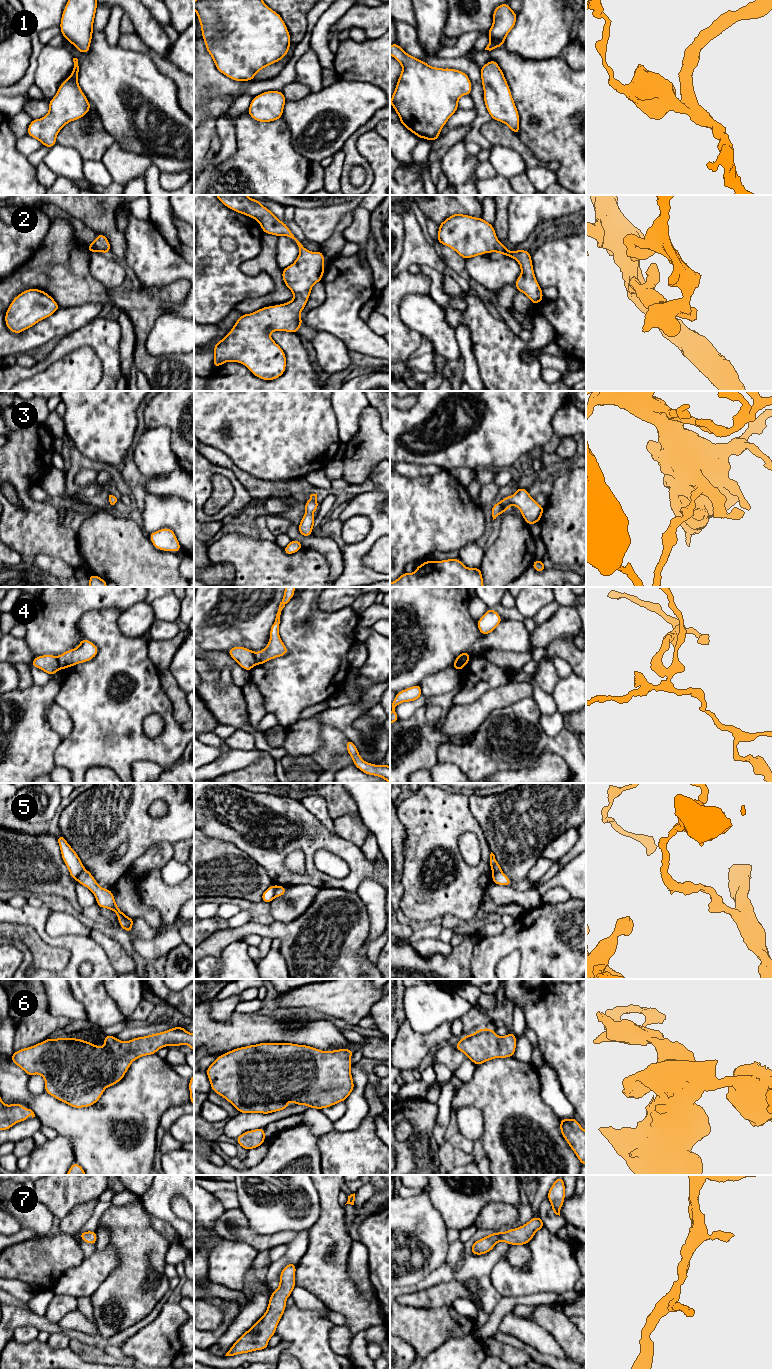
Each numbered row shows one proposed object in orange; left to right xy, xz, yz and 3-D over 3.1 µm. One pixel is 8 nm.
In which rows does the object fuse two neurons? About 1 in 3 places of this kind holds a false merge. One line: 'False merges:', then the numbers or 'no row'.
False merges: 4, 5

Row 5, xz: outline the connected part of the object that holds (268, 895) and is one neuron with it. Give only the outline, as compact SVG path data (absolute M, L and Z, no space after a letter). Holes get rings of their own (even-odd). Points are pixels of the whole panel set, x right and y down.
M276 885L268 887L262 894L261 901L271 903L275 898Z

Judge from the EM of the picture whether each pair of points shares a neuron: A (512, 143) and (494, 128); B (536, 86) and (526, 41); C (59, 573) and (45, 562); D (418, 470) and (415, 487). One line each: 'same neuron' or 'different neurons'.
A: same neuron
B: different neurons
C: same neuron
D: different neurons

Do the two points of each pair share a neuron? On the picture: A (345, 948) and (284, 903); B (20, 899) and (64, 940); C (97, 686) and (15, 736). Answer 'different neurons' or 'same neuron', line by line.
A: different neurons
B: different neurons
C: different neurons

